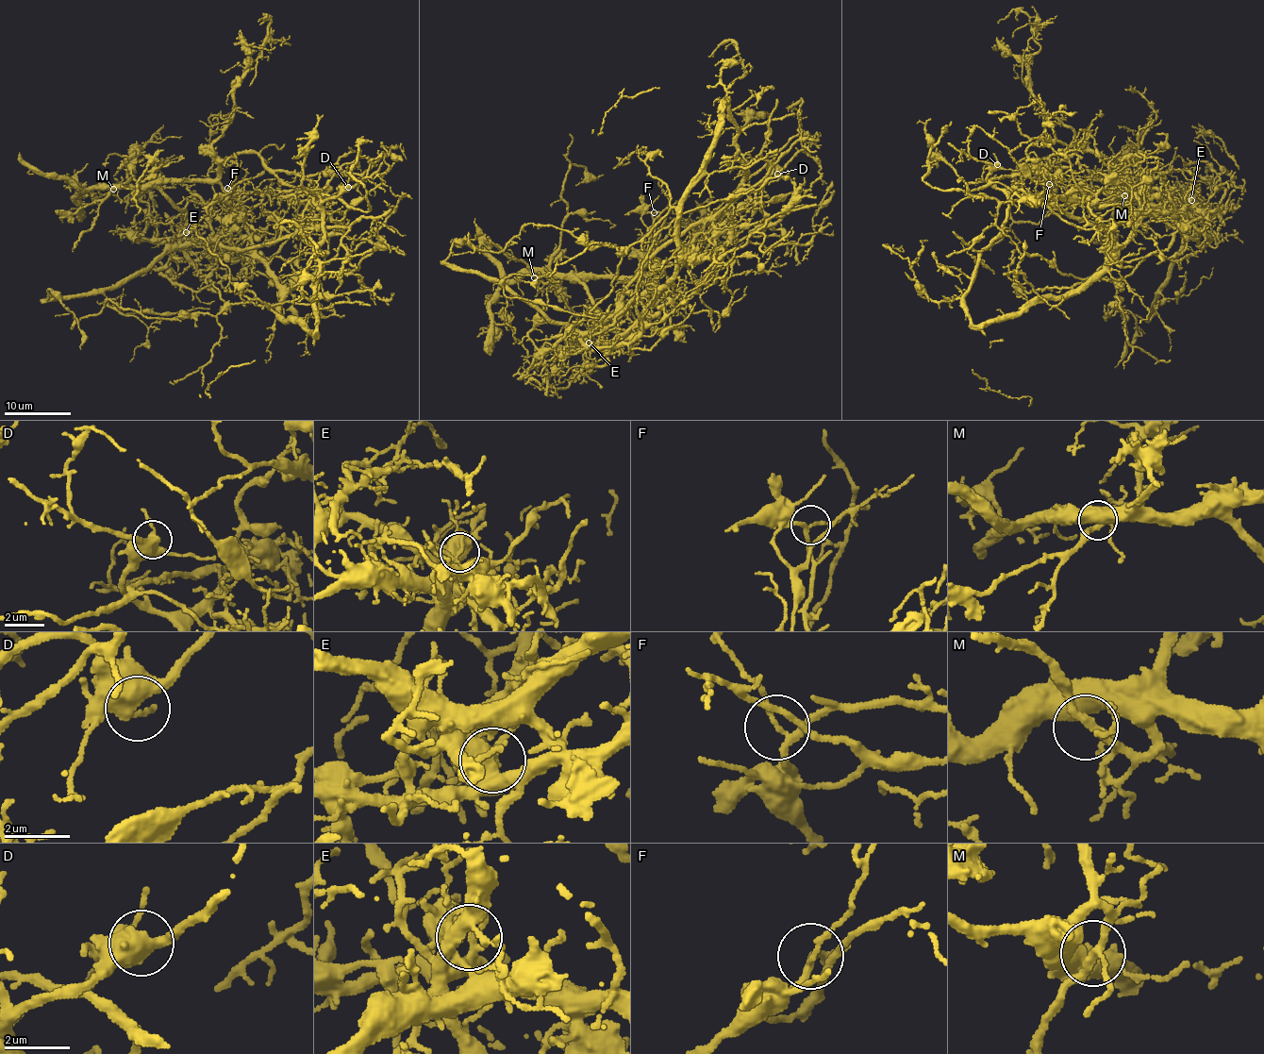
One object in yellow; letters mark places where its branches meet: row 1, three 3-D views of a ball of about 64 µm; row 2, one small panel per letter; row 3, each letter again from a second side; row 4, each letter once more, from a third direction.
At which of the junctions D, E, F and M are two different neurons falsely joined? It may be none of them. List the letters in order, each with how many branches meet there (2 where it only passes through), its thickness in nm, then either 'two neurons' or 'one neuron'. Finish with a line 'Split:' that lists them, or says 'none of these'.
D: branches 3; calibre 460 nm; one neuron
E: branches 3; calibre 180 nm; two neurons
F: branches 3; calibre 160 nm; two neurons
M: branches 3; calibre 200 nm; one neuron
Split: E, F

